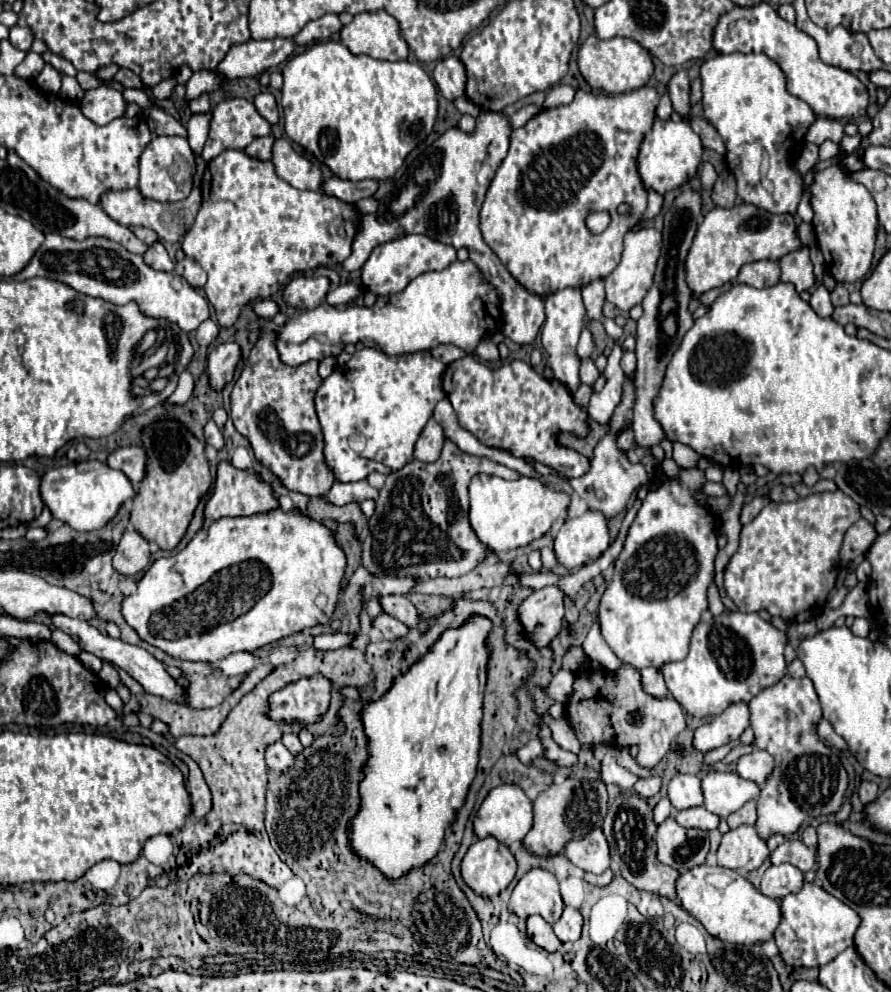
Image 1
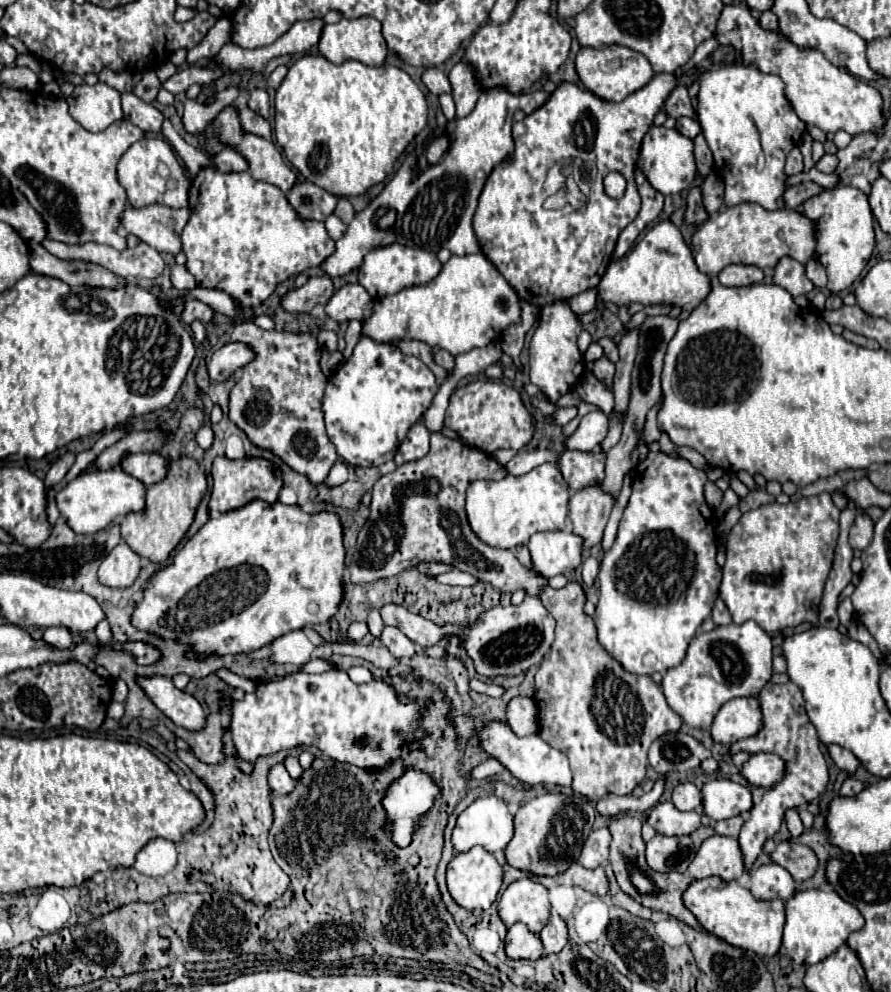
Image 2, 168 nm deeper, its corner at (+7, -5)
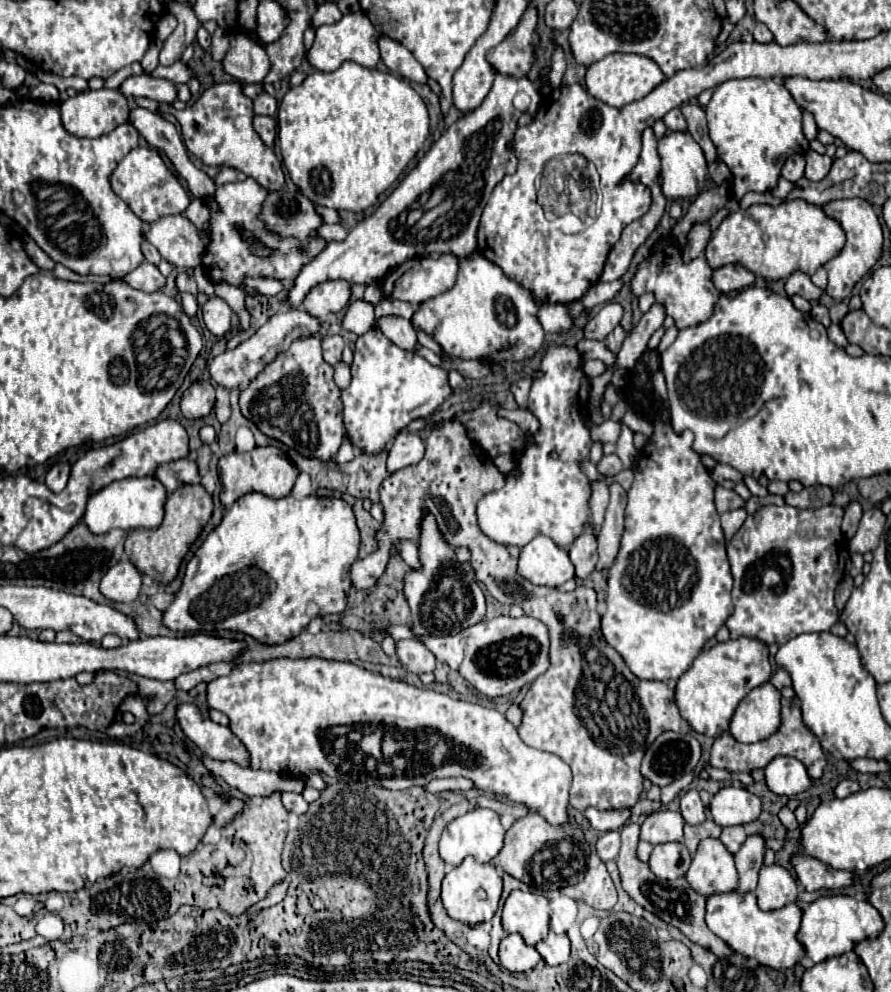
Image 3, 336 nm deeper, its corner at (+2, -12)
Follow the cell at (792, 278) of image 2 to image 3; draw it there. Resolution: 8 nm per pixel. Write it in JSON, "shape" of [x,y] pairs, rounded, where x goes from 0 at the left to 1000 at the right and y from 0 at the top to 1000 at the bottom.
{"shape":[[[889,275],[884,281],[882,281],[882,295],[889,299],[889,297],[900,297],[902,301],[907,303],[918,303],[923,299],[923,291],[916,289],[909,279],[905,275]]]}

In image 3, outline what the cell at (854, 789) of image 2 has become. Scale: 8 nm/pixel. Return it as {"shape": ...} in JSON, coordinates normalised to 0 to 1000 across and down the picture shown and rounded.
{"shape":[[[947,785],[947,787],[943,787],[938,793],[936,793],[936,801],[938,803],[952,803],[952,801],[956,801],[956,799],[961,799],[961,797],[965,797],[965,793],[963,793],[963,789],[961,787],[956,787],[956,785]]]}

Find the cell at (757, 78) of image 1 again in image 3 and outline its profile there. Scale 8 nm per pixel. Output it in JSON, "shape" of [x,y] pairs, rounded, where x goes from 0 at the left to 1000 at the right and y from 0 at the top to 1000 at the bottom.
{"shape":[[[819,80],[804,88],[797,104],[792,106],[795,132],[797,140],[806,150],[806,158],[819,168],[822,180],[822,199],[831,203],[840,193],[862,193],[871,186],[880,162],[893,154],[907,152],[907,140],[900,134],[900,112],[880,84],[869,80]]]}

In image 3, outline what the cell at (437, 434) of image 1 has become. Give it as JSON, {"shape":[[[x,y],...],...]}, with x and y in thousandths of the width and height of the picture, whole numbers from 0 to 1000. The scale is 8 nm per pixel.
{"shape":[[[447,436],[435,451],[435,475],[442,477],[451,471],[469,467],[476,461],[476,445],[465,436]]]}

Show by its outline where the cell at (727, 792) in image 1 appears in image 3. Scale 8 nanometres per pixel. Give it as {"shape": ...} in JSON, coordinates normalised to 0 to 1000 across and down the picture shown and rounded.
{"shape":[[[810,793],[797,807],[797,820],[808,834],[844,830],[853,824],[853,805],[835,793]]]}

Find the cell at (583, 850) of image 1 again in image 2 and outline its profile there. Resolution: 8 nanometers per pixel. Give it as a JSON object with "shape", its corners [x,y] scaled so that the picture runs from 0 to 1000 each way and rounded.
{"shape":[[[681,835],[666,837],[661,841],[661,845],[657,847],[657,851],[654,851],[650,871],[654,875],[659,875],[659,877],[668,877],[677,869],[681,869],[681,865],[684,865],[684,849],[686,849],[686,841],[684,841]]]}

